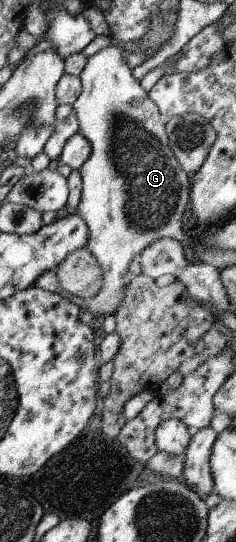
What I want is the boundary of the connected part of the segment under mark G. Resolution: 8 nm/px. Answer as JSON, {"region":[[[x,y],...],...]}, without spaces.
{"region":[[[112,33],[107,37],[114,41],[87,58],[82,72],[78,75],[81,82],[80,96],[71,106],[74,109],[79,131],[77,132],[89,144],[88,159],[79,168],[81,189],[76,215],[86,225],[88,231],[87,251],[94,257],[101,270],[100,290],[90,298],[80,299],[60,289],[58,295],[68,299],[79,308],[90,312],[92,316],[108,317],[113,315],[125,299],[127,289],[122,277],[130,263],[141,255],[153,242],[163,238],[174,239],[177,243],[186,240],[182,233],[182,213],[189,204],[190,178],[179,167],[168,146],[165,125],[160,121],[160,113],[156,105],[139,82],[132,77],[132,71],[126,64],[121,43]]]}

